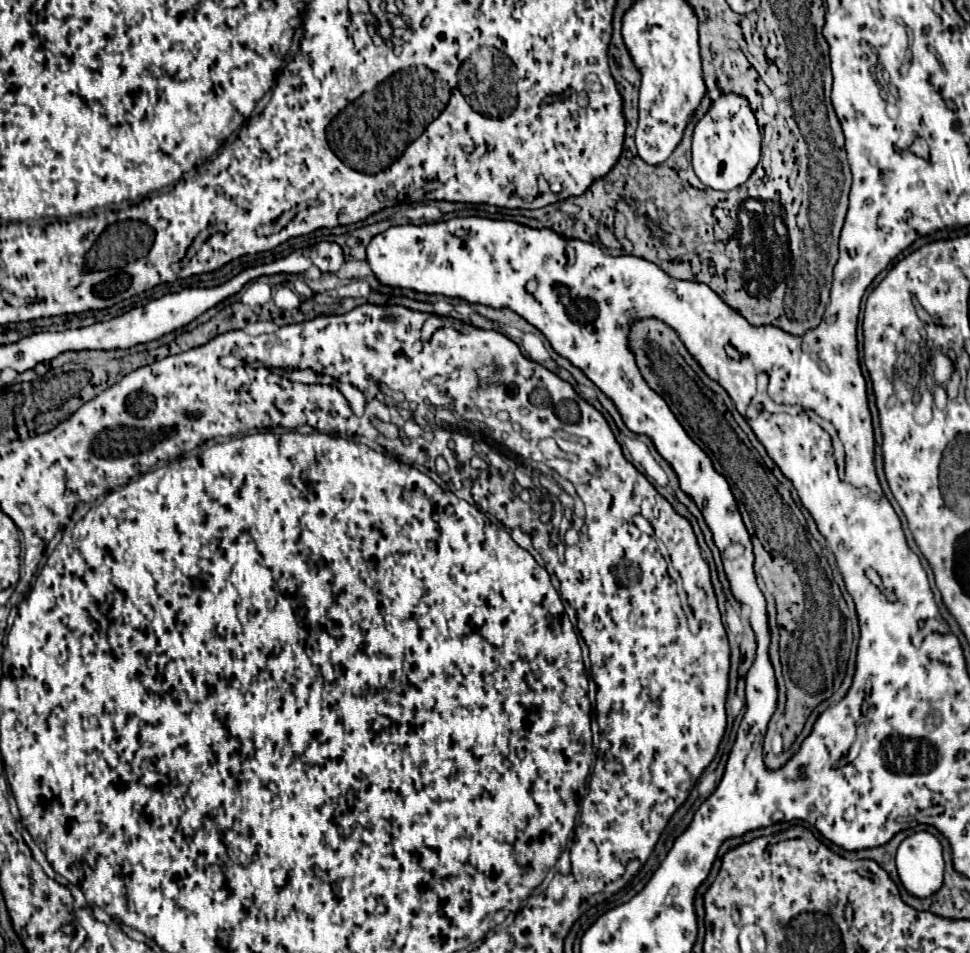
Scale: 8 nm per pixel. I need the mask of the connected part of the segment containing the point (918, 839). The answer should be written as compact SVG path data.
M926 830L910 834L898 846L896 866L910 894L918 898L932 896L940 890L944 876L944 858L938 838Z

